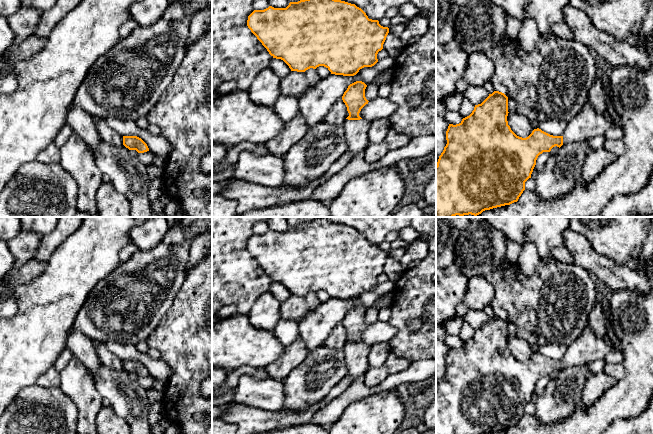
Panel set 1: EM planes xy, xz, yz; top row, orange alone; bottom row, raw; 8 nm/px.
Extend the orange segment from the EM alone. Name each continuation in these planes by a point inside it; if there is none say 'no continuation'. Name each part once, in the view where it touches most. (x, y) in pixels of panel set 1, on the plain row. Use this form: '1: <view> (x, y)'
1: xz (356, 355)

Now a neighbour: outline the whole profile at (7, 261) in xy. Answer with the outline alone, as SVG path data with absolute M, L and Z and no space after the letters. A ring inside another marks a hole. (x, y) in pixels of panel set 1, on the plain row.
M0 240L0 280L12 269L15 265L15 258L9 250L5 241Z

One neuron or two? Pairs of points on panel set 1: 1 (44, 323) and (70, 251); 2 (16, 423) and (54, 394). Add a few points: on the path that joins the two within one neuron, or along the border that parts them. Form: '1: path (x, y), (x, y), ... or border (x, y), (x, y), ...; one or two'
1: path (52, 305), (70, 275), (70, 269); one
2: path (25, 423), (45, 403); one

